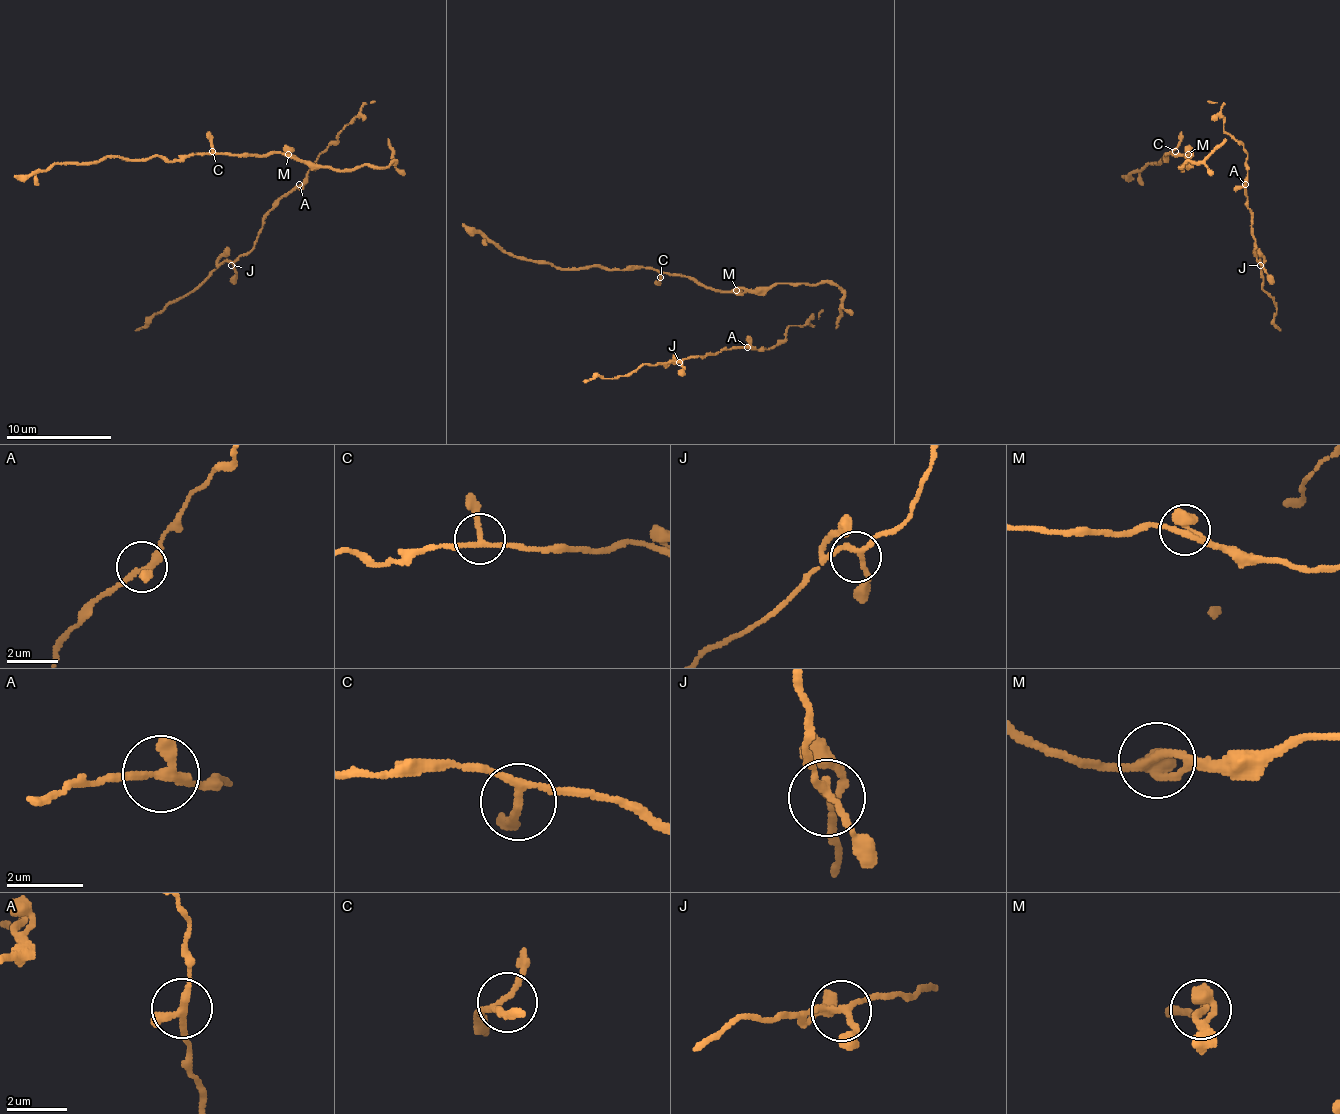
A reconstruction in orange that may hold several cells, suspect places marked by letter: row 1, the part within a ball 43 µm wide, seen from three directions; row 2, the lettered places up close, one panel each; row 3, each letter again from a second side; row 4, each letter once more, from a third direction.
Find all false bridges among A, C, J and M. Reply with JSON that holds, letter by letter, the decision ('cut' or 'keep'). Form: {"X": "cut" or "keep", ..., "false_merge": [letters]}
{"A": "keep", "C": "keep", "J": "keep", "M": "keep", "false_merge": []}

